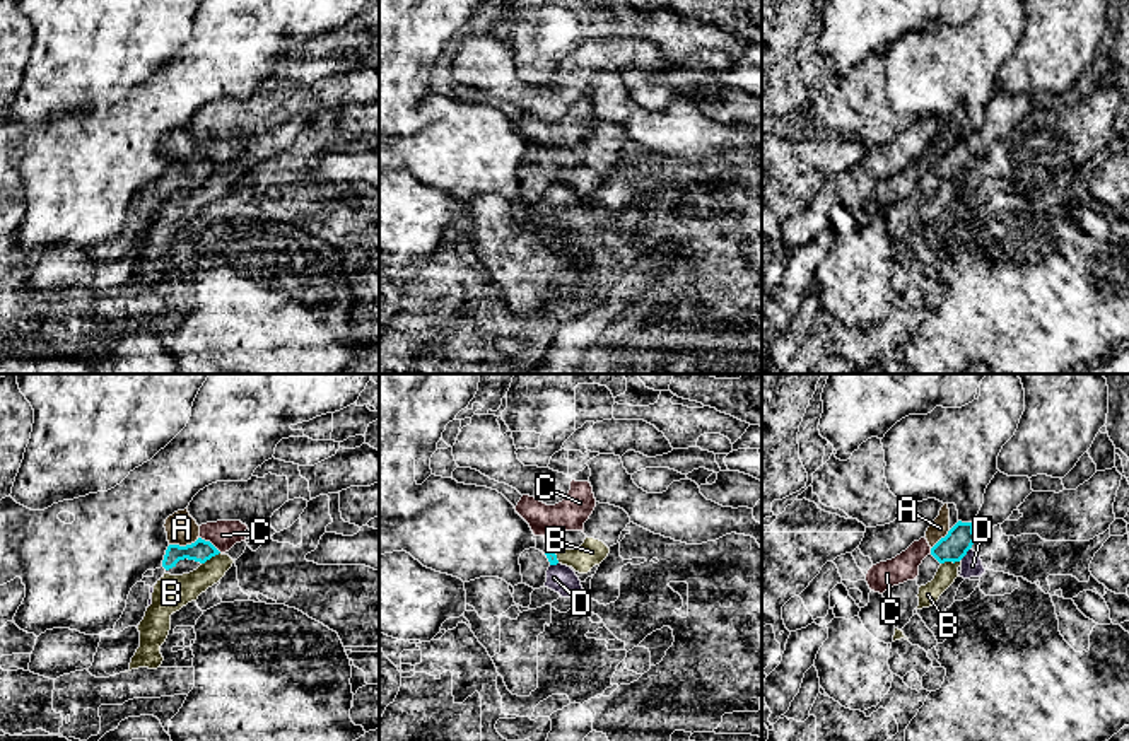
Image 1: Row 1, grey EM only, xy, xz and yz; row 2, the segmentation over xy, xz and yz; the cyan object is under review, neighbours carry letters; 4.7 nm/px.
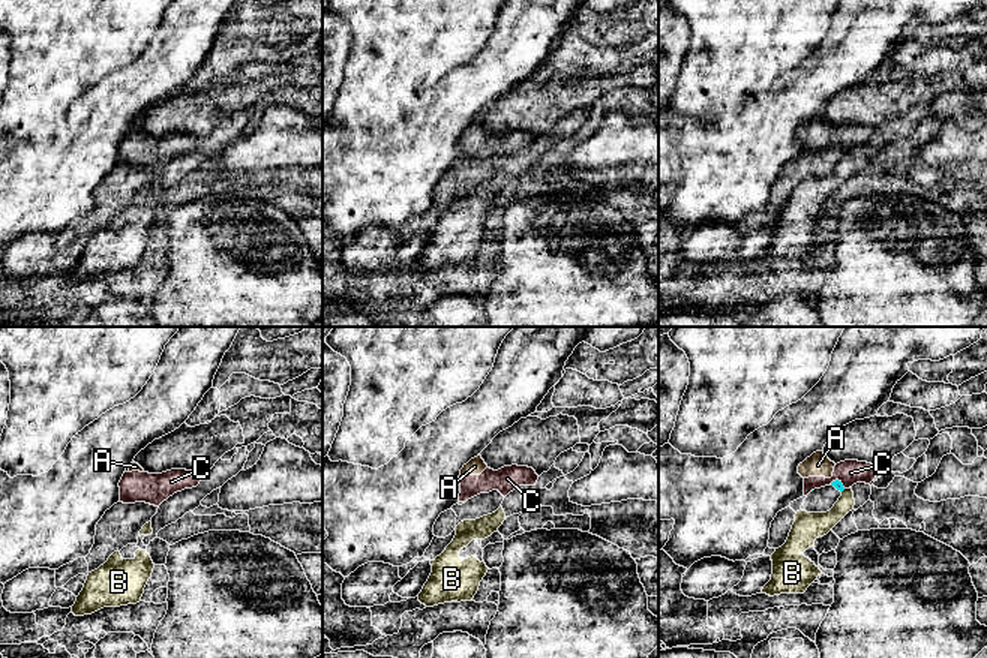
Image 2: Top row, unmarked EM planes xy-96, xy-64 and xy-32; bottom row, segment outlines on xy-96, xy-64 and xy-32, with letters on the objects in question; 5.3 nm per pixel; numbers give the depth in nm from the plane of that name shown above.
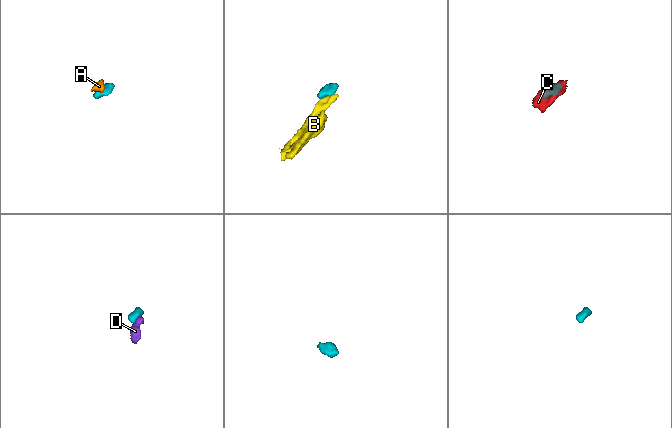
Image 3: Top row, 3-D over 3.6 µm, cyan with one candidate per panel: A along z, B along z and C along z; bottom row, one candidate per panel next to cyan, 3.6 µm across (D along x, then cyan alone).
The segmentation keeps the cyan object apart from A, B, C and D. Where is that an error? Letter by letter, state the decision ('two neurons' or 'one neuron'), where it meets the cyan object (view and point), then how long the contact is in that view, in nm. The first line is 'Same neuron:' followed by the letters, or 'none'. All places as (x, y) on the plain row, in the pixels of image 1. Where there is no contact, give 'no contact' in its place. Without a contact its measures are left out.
Same neuron: none
A: two neurons; contact xy (183, 164); length 150 nm
B: two neurons; contact yz (950, 178); length 100 nm
C: two neurons; contact xy (209, 159); length 130 nm
D: two neurons; contact yz (965, 171); length 70 nm

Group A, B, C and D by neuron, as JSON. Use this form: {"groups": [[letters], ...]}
{"groups": [["A", "C"], ["B"], ["D"]]}

